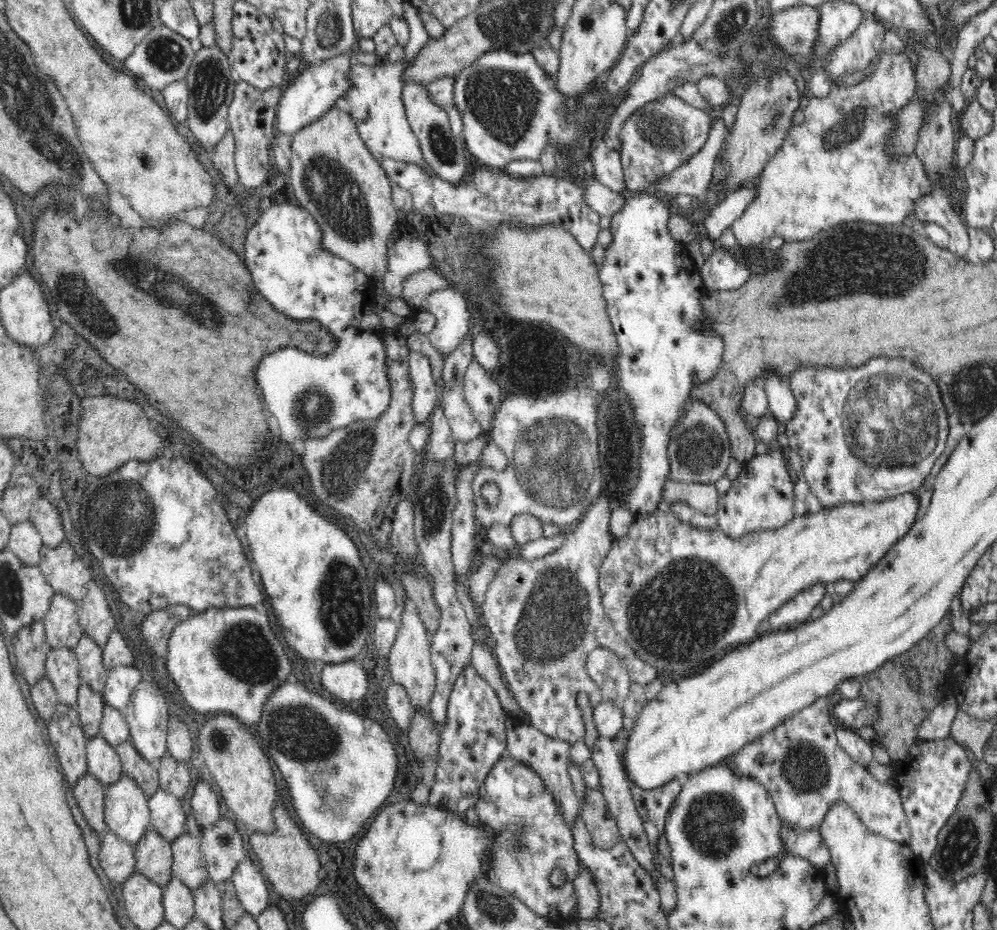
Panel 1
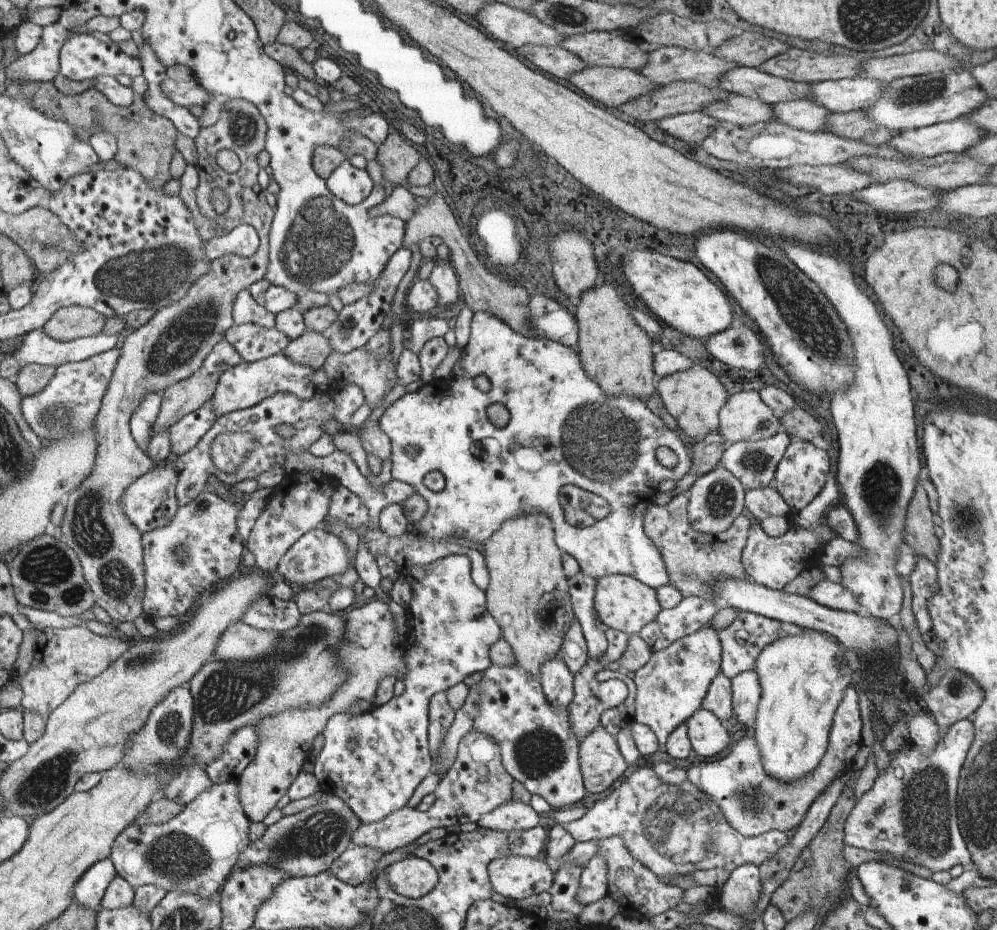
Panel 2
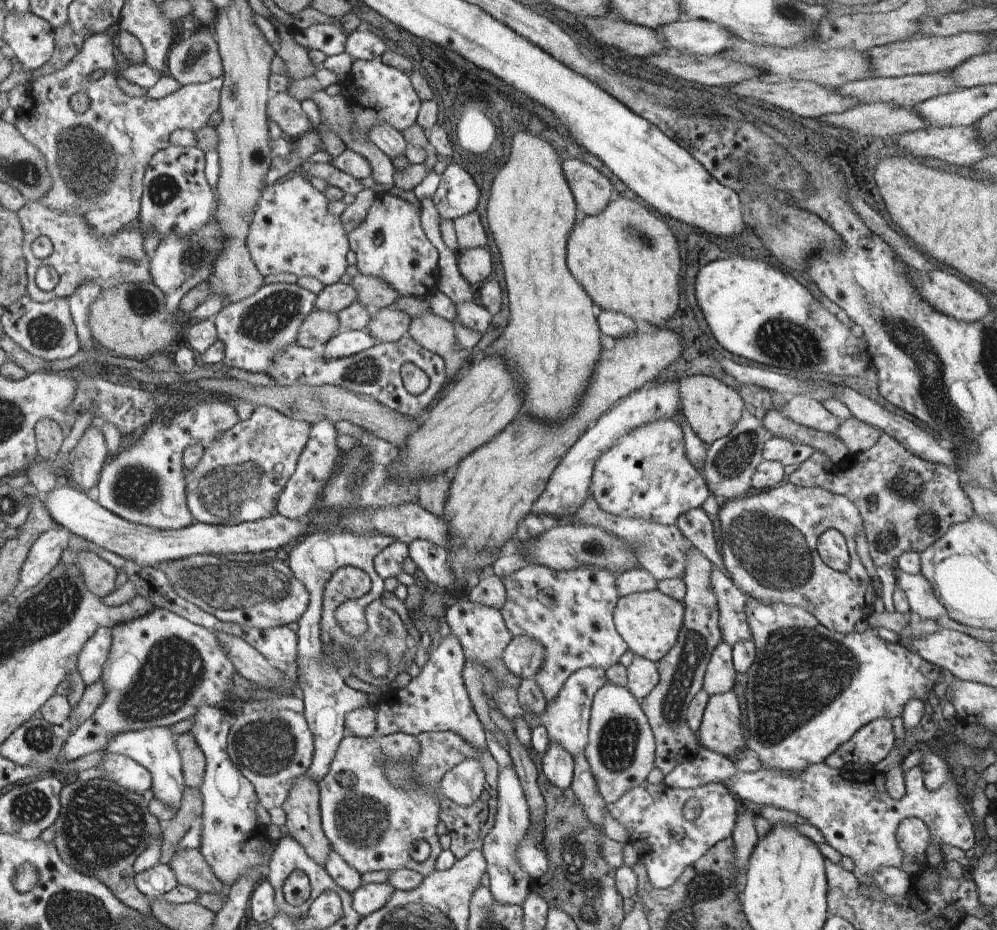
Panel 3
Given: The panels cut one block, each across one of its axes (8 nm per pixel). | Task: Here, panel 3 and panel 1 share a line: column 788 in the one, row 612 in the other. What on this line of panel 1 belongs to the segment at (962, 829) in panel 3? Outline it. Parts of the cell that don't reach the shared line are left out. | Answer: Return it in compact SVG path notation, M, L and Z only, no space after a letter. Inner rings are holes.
M816 583L795 594L769 616L768 622L776 631L787 630L810 620L810 612L826 594L826 584Z

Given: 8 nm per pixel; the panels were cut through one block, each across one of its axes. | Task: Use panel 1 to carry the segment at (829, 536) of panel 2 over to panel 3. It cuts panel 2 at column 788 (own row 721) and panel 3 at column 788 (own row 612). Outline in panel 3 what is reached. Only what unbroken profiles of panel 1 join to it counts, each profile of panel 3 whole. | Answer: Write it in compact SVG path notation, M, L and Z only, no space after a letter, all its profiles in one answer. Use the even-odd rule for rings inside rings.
M788 483L756 494L746 493L735 499L722 501L718 513L720 522L725 572L733 583L749 597L766 604L780 602L789 607L802 607L813 614L818 622L832 632L848 634L854 631L858 620L864 620L874 611L877 599L872 579L856 553L854 538L863 529L863 518L858 507L844 495L813 486L799 487ZM828 529L836 529L847 540L851 561L846 572L826 566L817 551L820 535Z

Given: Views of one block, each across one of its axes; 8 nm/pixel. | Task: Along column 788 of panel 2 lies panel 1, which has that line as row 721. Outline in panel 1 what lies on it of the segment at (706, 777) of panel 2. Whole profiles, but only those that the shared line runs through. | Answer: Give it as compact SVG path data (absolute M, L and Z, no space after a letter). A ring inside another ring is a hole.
M828 698L816 699L773 730L766 732L760 739L736 752L736 755L729 759L731 767L736 773L755 779L768 790L782 822L808 830L819 828L830 806L834 802L844 802L856 813L872 835L908 844L911 841L911 832L899 791L893 784L874 779L866 767L856 763L840 747L835 728L830 722L832 715L832 705Z

